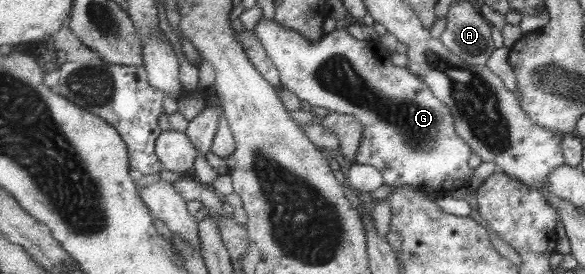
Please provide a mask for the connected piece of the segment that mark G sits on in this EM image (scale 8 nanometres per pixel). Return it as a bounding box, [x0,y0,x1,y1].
[252,18,473,195]

